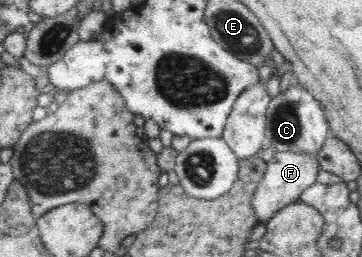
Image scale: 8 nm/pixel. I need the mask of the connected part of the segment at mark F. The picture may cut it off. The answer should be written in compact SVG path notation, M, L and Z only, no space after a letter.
M272 151L267 157L267 170L256 193L252 195L252 209L256 213L258 224L266 224L272 215L284 206L298 200L302 192L316 183L321 170L318 154L297 153L292 151Z

